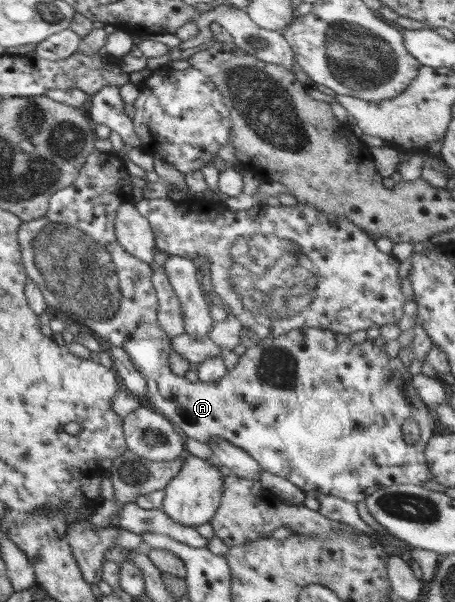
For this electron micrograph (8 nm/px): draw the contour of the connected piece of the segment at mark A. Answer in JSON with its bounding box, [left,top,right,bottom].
[18,149,439,506]

